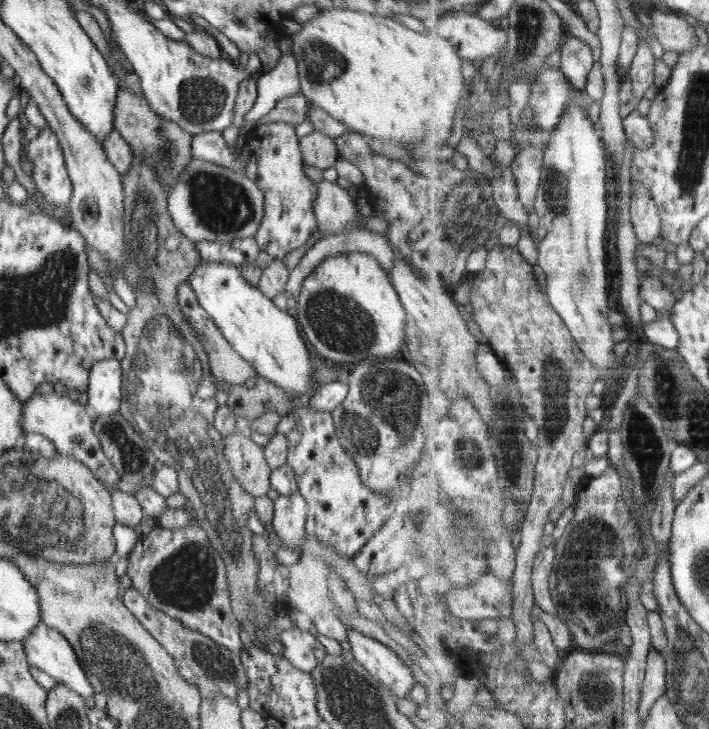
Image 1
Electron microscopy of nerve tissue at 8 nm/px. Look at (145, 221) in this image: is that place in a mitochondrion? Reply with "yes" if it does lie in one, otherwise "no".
yes

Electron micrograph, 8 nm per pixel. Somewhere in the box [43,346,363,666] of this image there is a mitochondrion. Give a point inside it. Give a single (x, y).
(184, 580)

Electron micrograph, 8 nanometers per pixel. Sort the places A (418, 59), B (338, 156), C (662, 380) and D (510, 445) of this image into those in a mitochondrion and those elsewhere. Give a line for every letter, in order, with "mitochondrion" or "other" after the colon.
A: other
B: other
C: mitochondrion
D: mitochondrion

